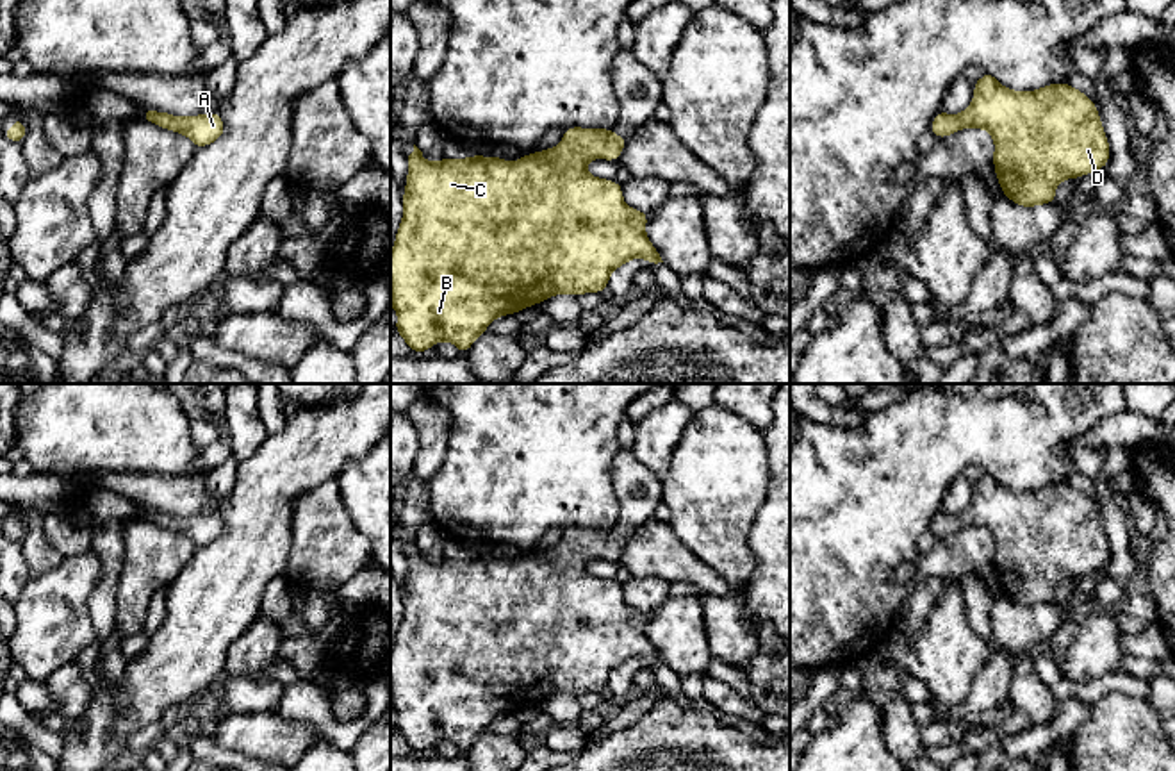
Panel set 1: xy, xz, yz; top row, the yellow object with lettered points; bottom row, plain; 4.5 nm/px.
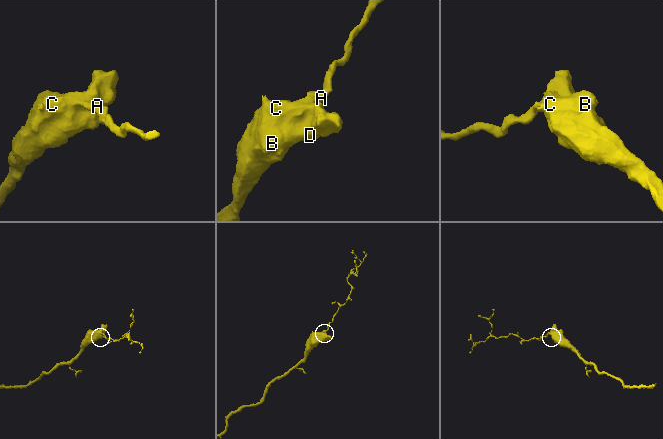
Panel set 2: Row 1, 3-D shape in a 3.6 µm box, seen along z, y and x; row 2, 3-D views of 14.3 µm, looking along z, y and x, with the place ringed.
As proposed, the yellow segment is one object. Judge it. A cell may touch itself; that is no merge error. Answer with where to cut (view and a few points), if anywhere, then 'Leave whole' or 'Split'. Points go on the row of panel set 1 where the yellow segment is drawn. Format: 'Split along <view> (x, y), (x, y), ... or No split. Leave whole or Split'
No split. Leave whole

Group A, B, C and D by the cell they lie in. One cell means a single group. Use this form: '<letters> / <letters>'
A B C D

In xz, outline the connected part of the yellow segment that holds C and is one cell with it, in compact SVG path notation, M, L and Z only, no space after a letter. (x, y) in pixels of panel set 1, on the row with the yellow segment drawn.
M569 127L560 145L528 153L515 162L485 155L428 162L415 145L412 153L405 152L408 175L403 220L390 250L390 305L398 312L394 330L412 352L419 355L440 341L449 341L465 355L499 316L517 314L562 293L603 293L610 275L631 259L663 262L645 236L649 212L631 209L622 200L619 182L587 171L588 161L620 159L628 139L612 128Z

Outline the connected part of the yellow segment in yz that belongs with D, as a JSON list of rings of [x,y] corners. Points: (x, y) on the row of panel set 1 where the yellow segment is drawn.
[[[986,71],[972,104],[956,116],[938,111],[929,130],[941,139],[959,128],[990,132],[998,186],[1020,207],[1056,203],[1059,182],[1102,170],[1111,157],[1097,105],[1068,82],[1013,91]]]

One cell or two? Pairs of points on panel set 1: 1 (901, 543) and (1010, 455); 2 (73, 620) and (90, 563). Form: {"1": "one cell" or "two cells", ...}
{"1": "one cell", "2": "one cell"}

